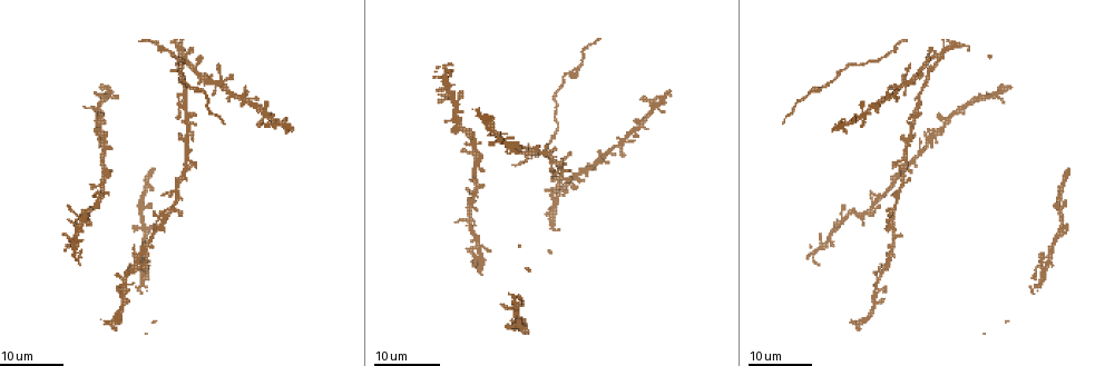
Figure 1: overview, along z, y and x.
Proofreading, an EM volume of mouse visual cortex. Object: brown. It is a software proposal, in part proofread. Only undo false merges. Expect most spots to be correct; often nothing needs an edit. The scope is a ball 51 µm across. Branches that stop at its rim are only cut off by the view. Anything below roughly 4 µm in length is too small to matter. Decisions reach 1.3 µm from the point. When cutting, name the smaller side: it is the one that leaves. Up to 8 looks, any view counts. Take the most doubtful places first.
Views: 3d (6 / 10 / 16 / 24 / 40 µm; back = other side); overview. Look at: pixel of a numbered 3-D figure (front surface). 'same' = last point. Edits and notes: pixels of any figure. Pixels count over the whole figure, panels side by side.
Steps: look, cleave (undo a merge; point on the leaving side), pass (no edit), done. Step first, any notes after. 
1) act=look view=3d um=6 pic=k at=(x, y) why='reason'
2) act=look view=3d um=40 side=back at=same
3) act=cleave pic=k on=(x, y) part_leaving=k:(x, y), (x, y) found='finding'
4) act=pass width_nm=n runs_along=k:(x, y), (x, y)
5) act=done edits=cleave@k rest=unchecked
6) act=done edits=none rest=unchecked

act=look view=3d um=24 pic=1 at=(505, 140) why='four-way junction'

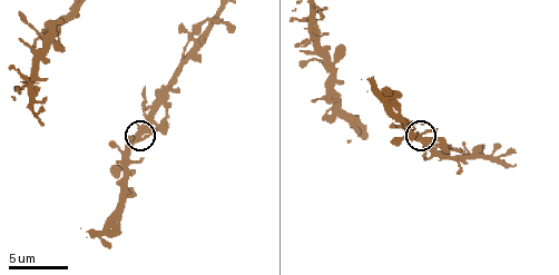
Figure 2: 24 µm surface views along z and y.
act=look view=3d um=6 pic=2 at=(143, 131)

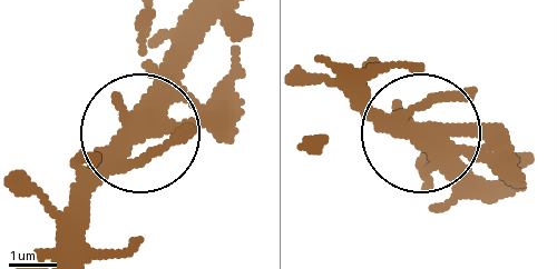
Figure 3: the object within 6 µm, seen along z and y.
act=pass arms=4 runs_along=3:(225, 15), (157, 121), (66, 213) found='one neuron here'

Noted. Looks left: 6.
act=look view=3d um=6 pic=2 at=(405, 128) why='three arms meet'

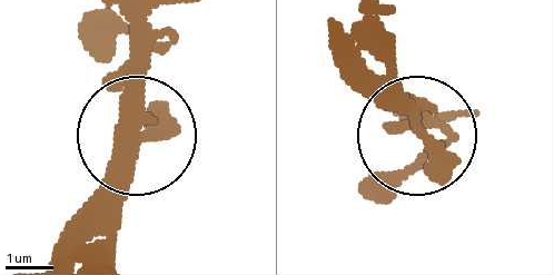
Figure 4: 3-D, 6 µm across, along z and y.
act=look view=3d um=6 side=back pic=4 at=(420, 125)

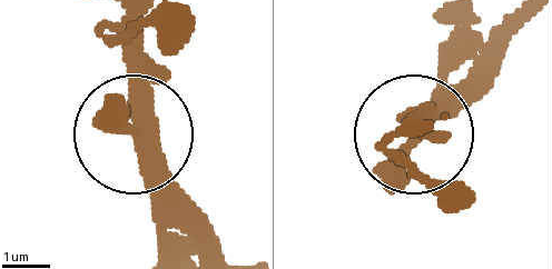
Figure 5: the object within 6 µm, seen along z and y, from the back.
act=pass width_nm=330 runs_along=5:(131, 15), (147, 170), (210, 238) found='all the same neuron'

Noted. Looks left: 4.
act=look view=3d um=24 pic=1 at=(473, 147) why='four or more arms meet'

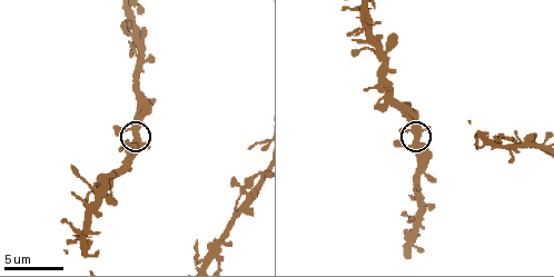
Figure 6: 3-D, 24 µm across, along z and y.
act=look view=3d um=10 pic=6 at=(134, 138) why='closer look'

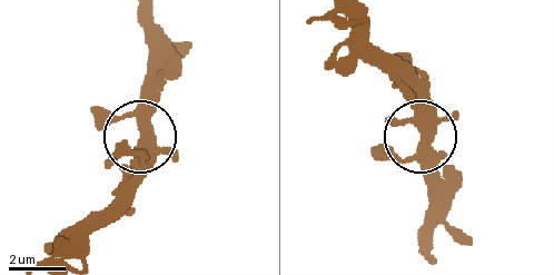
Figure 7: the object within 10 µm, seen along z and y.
act=pass width_nm=340 found='all the same neuron'

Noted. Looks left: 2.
act=look view=3d um=10 pic=6 at=(535, 143) why='three arms meet'

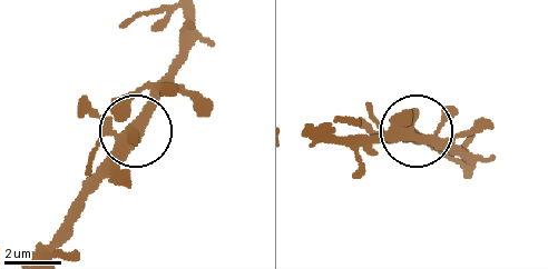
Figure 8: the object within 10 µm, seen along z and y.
act=look view=3d um=10 side=back pic=8 at=(415, 136)

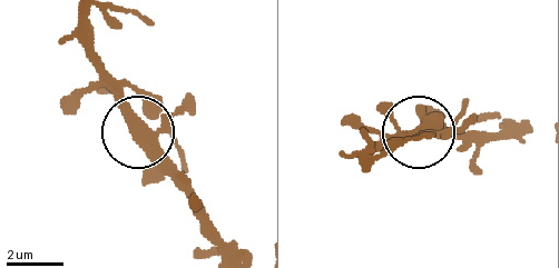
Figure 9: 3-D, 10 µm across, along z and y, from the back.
act=pass arms=3 found='continuous, no second neuron'

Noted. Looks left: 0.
act=done edits=none rest=unchecked

